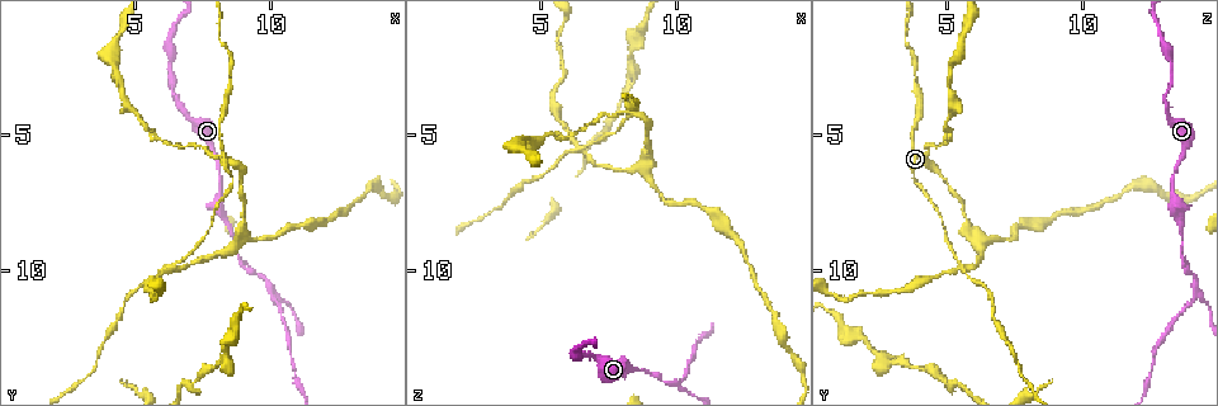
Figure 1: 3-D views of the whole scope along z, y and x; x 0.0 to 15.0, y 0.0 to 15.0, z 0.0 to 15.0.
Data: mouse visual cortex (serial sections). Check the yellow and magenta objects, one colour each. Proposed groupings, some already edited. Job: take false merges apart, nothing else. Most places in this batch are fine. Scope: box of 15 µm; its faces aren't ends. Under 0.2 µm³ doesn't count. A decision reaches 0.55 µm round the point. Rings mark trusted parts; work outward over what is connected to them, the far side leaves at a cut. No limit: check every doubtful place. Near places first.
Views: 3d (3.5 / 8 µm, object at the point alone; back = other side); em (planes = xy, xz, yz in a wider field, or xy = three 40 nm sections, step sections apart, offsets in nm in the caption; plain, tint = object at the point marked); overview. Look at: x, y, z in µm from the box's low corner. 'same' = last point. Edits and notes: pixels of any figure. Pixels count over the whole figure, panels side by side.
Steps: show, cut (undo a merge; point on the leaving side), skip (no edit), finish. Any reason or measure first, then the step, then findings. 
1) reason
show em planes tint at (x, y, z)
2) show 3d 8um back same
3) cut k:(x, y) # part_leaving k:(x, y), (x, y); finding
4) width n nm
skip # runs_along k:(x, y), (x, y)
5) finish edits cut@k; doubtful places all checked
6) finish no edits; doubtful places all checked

four arms meet
show 3d 8um at (6.5, 9.7, 5.6)

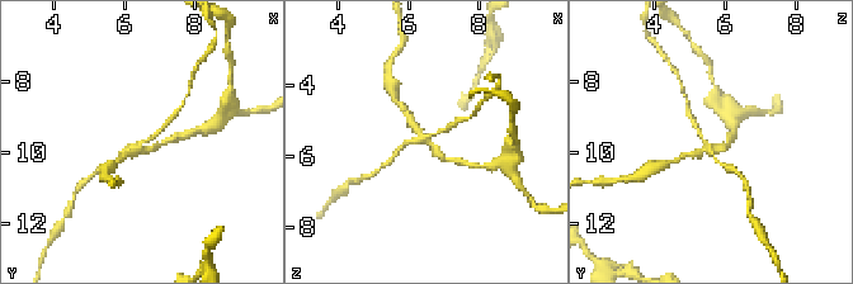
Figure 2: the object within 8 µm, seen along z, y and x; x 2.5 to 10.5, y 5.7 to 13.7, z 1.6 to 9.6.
now the EM
show em xy step 3 tint at (6.5, 9.7, 5.4)

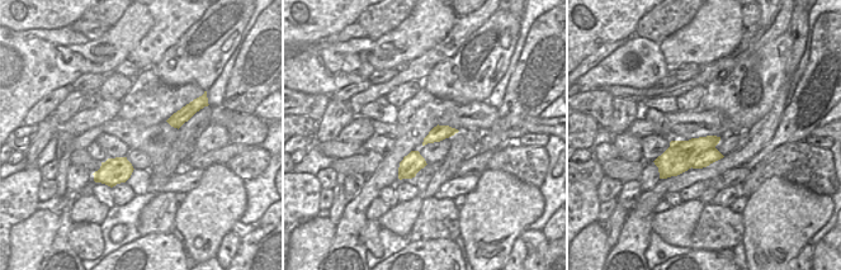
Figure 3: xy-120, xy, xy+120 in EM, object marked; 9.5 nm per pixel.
arm_widths 150, 150, 200, 200 nm
cut 2:(409, 114) # two cells meet here

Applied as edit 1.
redraw
show overview

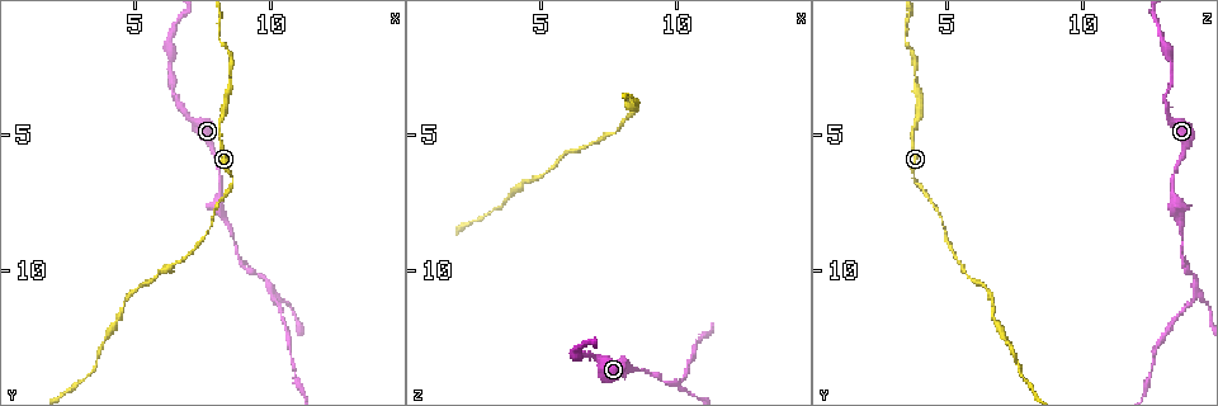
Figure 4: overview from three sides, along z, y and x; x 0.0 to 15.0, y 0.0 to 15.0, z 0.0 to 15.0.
calibre changes
show 3d 8um at (8.5, 8.2, 13.6)

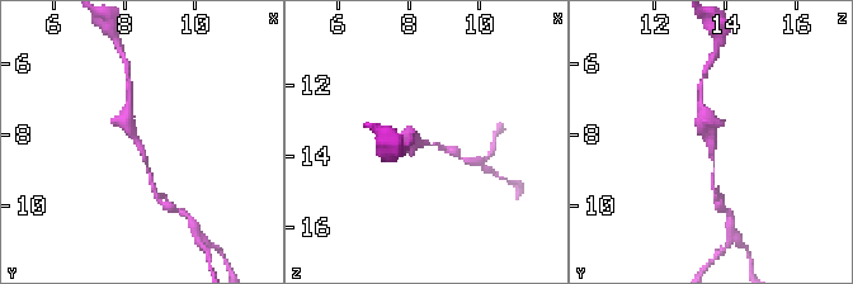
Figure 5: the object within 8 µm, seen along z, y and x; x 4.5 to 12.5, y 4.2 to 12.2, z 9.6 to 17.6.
show 3d 3.5um at (8.4, 8.3, 13.6)

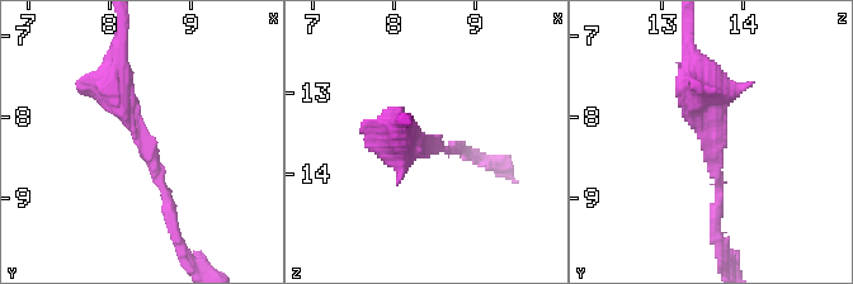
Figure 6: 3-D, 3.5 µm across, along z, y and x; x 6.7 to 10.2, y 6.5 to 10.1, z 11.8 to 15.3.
arm_widths 150, 400 nm; now the EM
show em xy step 1 tint at (8.45, 8.25, 13.60)

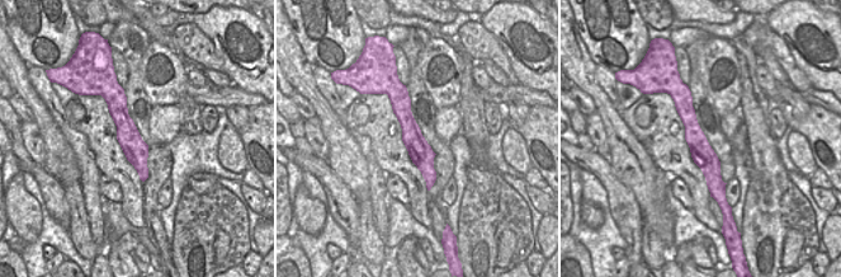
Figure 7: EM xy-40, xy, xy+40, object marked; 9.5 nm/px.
skip # runs_along 7:(681, 87), (714, 191); continuous, no second cell

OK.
side arm on a straight run
show 3d 3.5um at (10.1, 10.7, 14.2)

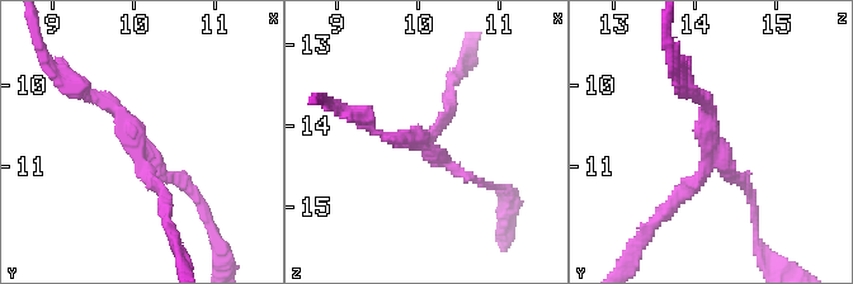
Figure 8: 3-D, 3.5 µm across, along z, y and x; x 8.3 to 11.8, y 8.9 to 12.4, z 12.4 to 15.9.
now the EM
show em xy step 5 tint at (10.05, 10.75, 14.20)

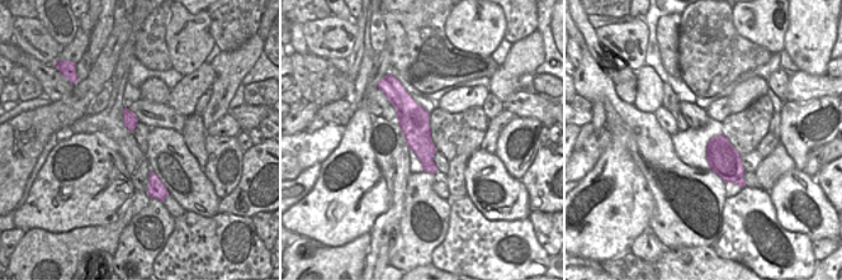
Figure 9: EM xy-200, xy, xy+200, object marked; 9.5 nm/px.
arm_widths 150, 150, 150 nm
cut 8:(160, 187) # border 9:(391, 84), (401, 100), (397, 115); a second cell is stuck on

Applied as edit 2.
finish edits cut@2, cut@8; doubtful places all checked

